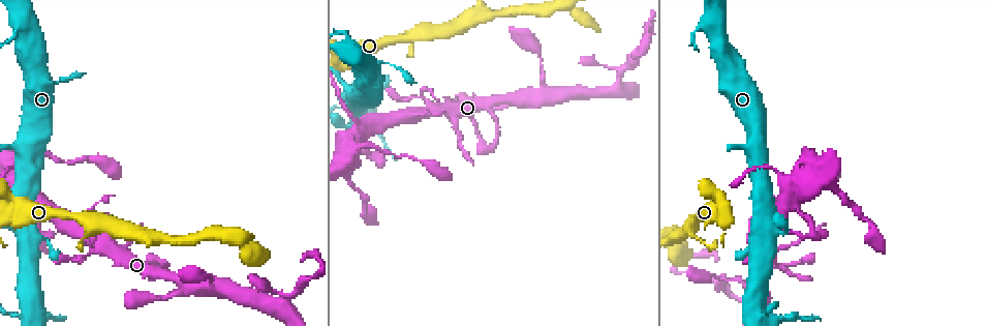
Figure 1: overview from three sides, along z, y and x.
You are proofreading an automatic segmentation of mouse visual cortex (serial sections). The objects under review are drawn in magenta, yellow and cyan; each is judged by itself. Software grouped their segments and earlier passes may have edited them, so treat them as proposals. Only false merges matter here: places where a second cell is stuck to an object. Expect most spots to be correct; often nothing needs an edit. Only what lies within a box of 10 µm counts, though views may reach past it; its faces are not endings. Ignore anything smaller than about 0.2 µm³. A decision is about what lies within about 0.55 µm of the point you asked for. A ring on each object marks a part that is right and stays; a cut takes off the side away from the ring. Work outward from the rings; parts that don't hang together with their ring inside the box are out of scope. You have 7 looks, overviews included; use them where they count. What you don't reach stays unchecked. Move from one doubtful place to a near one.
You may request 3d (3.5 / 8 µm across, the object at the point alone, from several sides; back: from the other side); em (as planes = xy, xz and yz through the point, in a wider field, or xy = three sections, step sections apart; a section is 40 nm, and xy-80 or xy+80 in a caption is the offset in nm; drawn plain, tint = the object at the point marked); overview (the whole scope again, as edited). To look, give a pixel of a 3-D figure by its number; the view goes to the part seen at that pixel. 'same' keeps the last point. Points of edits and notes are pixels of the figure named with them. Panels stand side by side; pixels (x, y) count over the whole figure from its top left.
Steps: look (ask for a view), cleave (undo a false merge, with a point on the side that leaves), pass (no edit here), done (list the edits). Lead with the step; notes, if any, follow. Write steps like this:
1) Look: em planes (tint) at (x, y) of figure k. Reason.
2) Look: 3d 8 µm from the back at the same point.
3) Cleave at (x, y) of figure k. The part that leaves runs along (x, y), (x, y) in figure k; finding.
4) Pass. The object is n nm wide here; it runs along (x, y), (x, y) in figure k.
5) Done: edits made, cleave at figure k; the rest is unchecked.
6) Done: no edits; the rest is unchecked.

Look: 3d 3.5 µm at (793, 193) of figure 1. Small branch off a trunk.

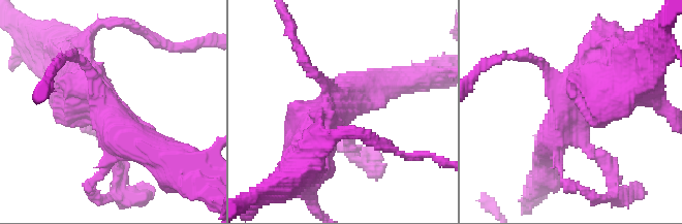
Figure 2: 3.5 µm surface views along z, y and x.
Look: em xy step 1 (tint) at (106, 107) of figure 2. Now the EM.

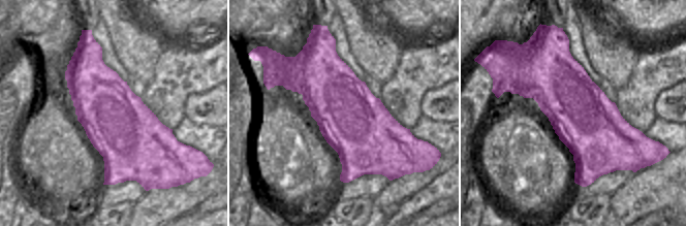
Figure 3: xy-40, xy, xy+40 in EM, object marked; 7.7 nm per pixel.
Pass. Continuous, no second cell.

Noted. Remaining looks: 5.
Look: 3d 3.5 µm from the back at (20, 24) of figure 1. Abrupt turn.

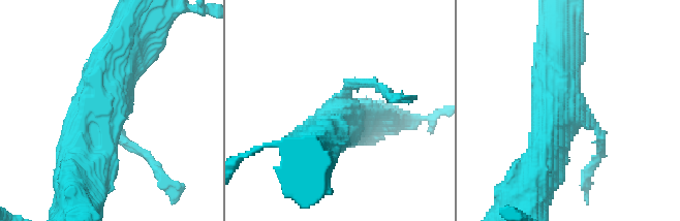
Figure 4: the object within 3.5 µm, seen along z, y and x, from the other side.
Look: em xy step 2 (tint) at (579, 112) of figure 4.

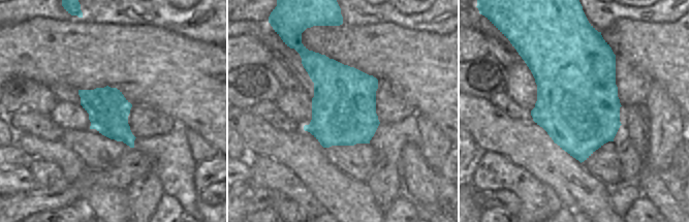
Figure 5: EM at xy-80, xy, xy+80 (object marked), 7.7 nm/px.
Pass. The object is 500 nm wide here; it runs along (84, 175), (110, 75), (135, 63) in figure 4; one cell here.

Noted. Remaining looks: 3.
Look: 3d 8 µm at (286, 304) of figure 1. Branch point.

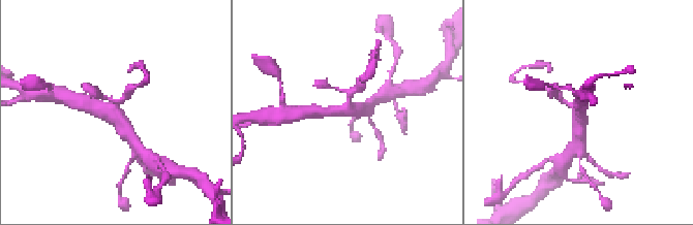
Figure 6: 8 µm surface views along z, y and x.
Look: em xy step 5 (tint) at the same point.

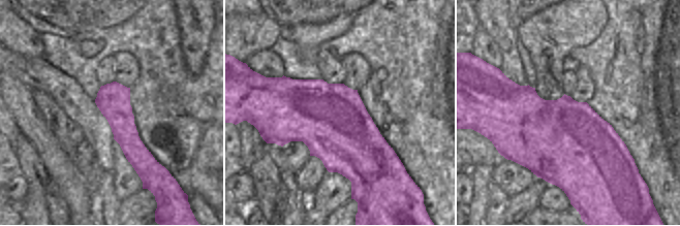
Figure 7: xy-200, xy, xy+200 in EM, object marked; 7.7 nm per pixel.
Pass. The object is 550 nm wide here; it runs along (103, 88), (138, 156), (138, 166) in figure 7; continuous, no second cell.

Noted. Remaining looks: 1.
Done: no edits; the rest is unchecked.

